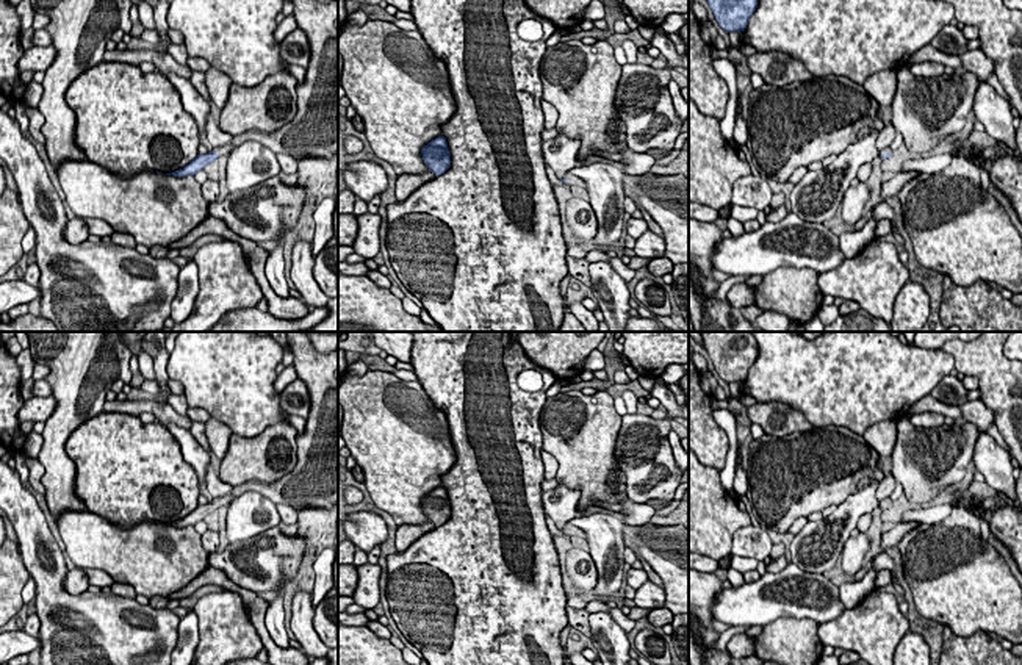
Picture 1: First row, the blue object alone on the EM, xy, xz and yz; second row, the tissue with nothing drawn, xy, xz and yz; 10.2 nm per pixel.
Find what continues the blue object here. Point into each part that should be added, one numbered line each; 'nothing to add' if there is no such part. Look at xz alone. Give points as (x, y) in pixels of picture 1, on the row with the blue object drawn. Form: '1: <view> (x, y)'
1: xz (572, 180)

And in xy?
1: xy (313, 132)

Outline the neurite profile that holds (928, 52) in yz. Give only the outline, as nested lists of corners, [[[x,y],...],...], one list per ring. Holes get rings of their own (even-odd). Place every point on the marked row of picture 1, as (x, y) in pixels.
[[[931,44],[917,50],[908,63],[923,63],[923,61],[934,61],[944,66],[950,66],[952,69],[963,69],[963,63],[958,55],[947,55],[934,49]]]

